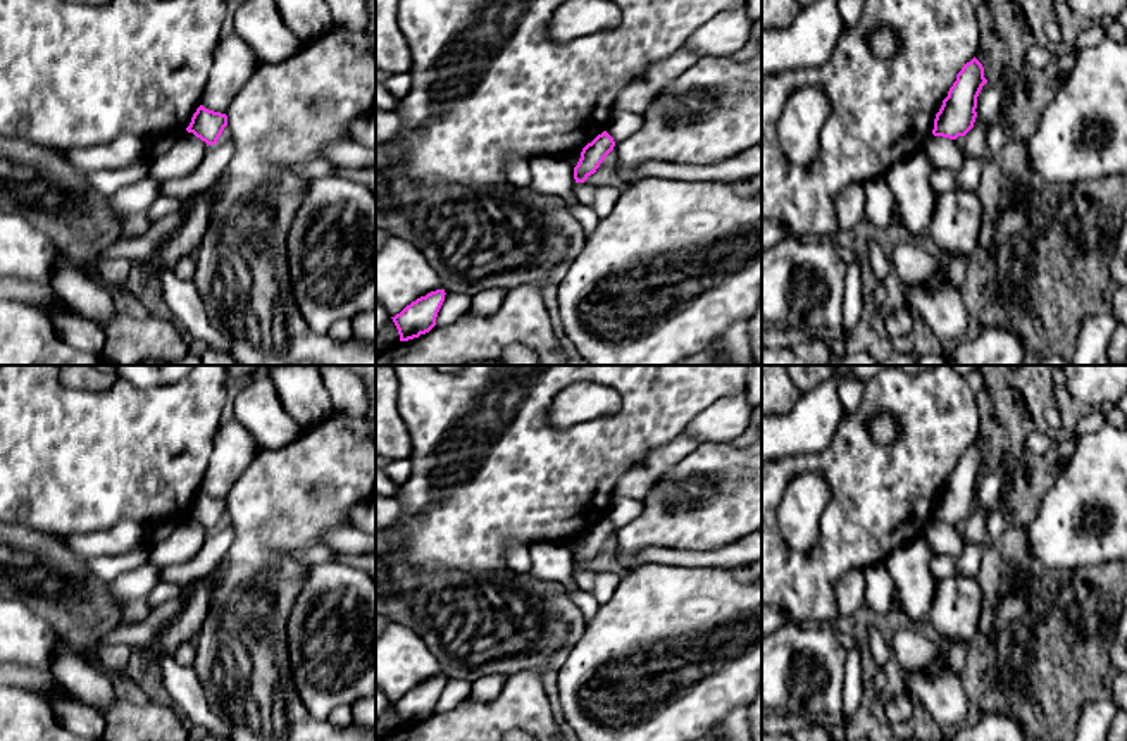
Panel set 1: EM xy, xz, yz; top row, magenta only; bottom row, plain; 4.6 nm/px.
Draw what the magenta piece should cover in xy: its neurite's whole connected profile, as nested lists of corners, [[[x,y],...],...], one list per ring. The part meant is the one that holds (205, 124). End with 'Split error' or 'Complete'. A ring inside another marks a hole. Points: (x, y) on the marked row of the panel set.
[[[200,105],[191,117],[188,133],[193,133],[196,138],[209,145],[215,145],[224,128],[227,126],[227,115],[214,112]]]. Complete

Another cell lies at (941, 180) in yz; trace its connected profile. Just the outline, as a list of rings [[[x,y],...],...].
[[[932,169],[929,183],[934,195],[939,196],[956,186],[956,172],[950,169]]]

